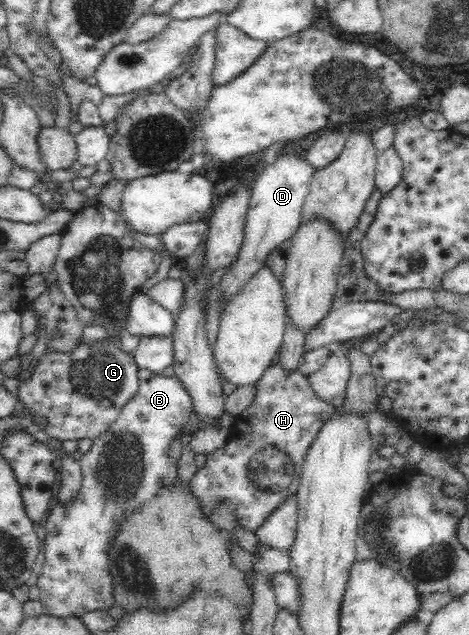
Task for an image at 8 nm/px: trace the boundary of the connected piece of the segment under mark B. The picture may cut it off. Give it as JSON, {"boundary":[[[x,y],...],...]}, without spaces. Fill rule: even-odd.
{"boundary":[[[153,374],[147,379],[140,379],[137,394],[121,408],[110,428],[93,440],[92,447],[78,460],[82,469],[82,483],[77,497],[67,505],[57,504],[53,507],[43,523],[47,533],[44,542],[45,561],[35,583],[40,589],[40,602],[45,614],[66,618],[94,609],[107,610],[115,605],[107,549],[126,513],[146,502],[162,485],[168,486],[178,480],[176,462],[172,464],[169,461],[166,448],[182,434],[183,424],[189,421],[188,415],[193,409],[189,391],[175,374]],[[60,555],[64,555],[65,559],[61,560]]]}

